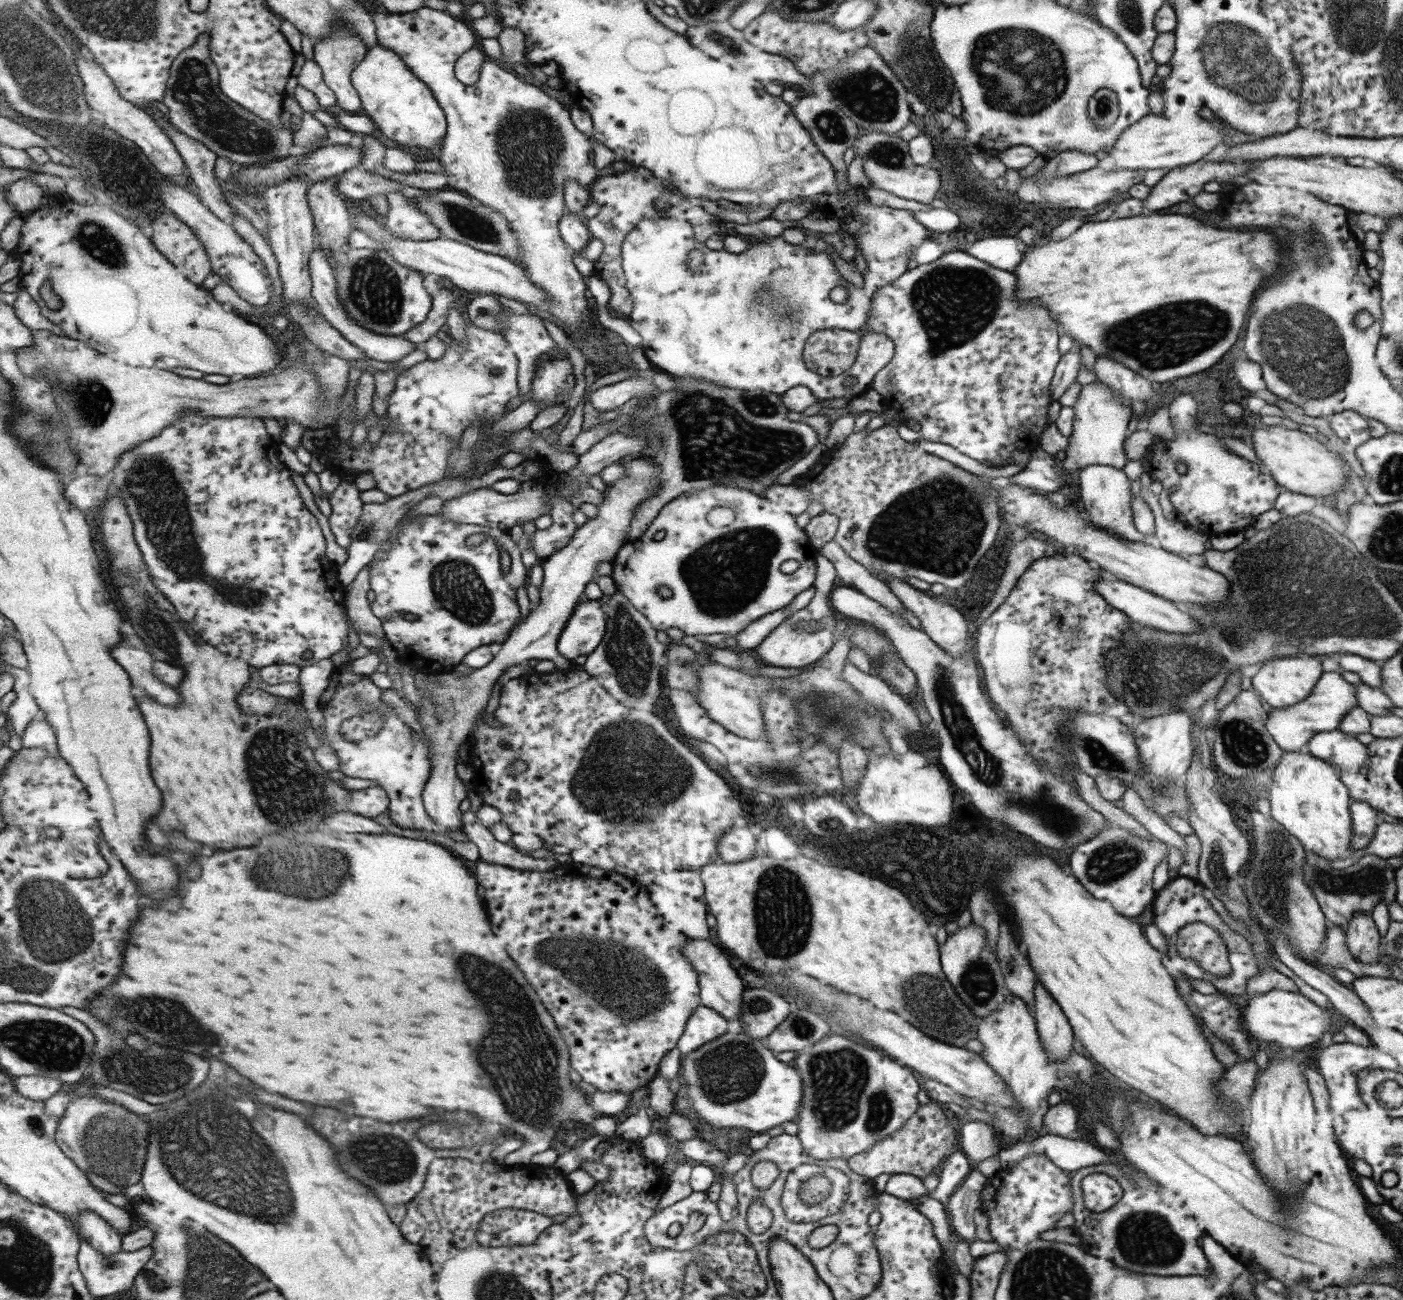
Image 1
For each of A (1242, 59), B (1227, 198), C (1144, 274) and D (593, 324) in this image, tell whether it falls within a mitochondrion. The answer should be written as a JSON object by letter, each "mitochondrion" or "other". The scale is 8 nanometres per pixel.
{"A":"mitochondrion","B":"other","C":"other","D":"other"}

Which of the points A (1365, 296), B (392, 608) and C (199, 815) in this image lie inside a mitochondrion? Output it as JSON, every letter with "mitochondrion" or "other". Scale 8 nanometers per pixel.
{"A":"other","B":"other","C":"other"}

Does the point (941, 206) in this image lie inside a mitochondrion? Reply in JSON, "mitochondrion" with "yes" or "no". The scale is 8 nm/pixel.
{"mitochondrion":"no"}

